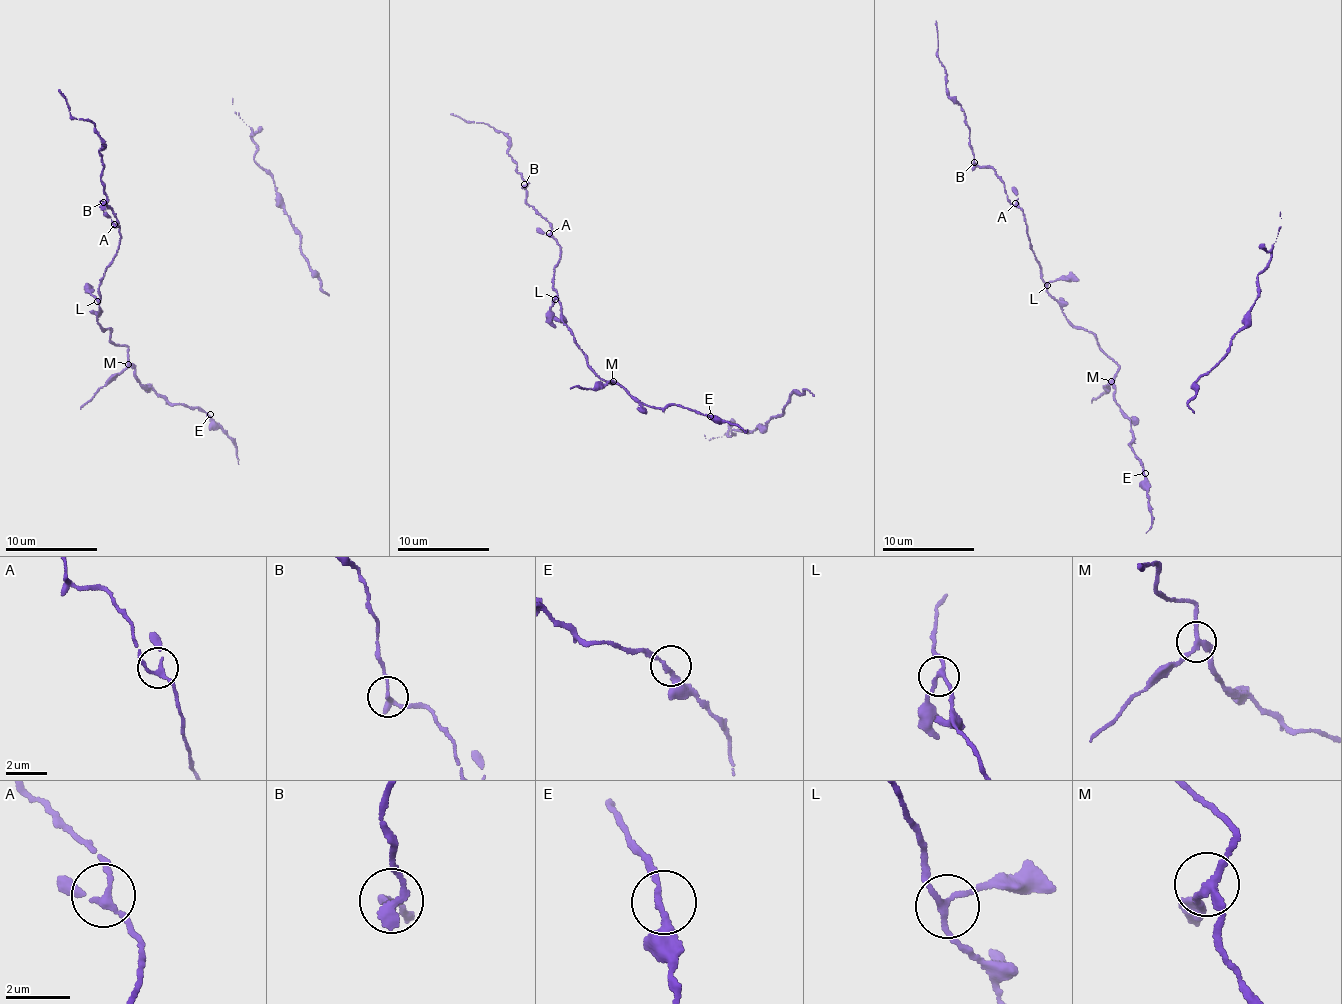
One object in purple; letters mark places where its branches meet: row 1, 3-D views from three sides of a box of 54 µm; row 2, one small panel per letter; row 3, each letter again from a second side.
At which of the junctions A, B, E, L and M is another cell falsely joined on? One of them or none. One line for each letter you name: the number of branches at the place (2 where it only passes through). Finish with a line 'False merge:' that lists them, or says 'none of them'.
M: branches 3
False merge: M

